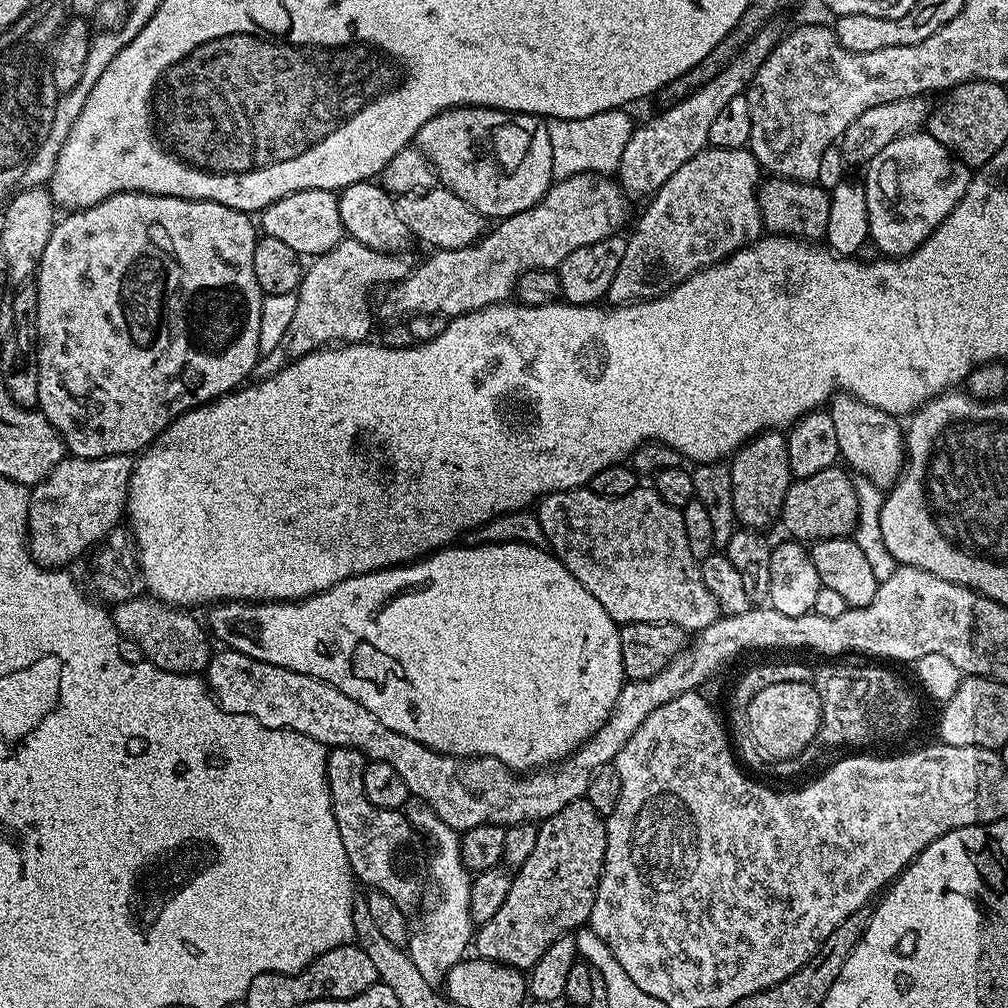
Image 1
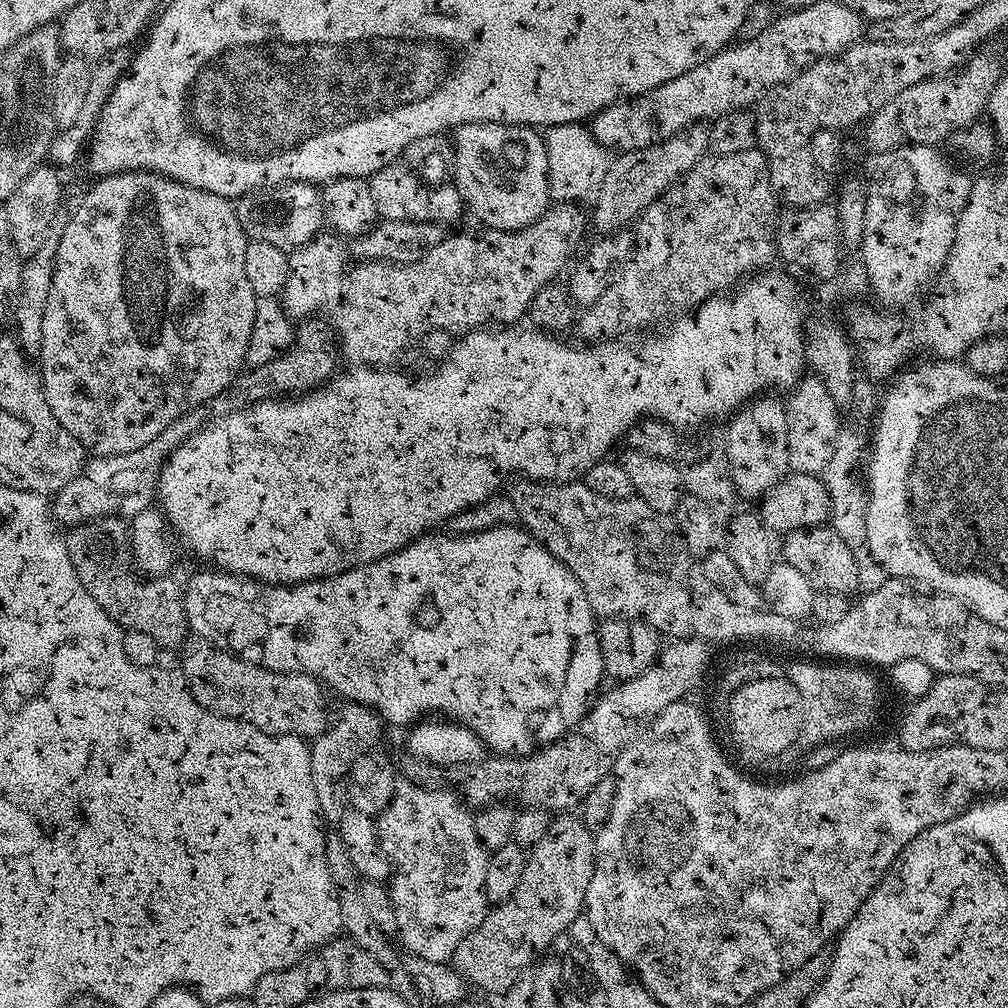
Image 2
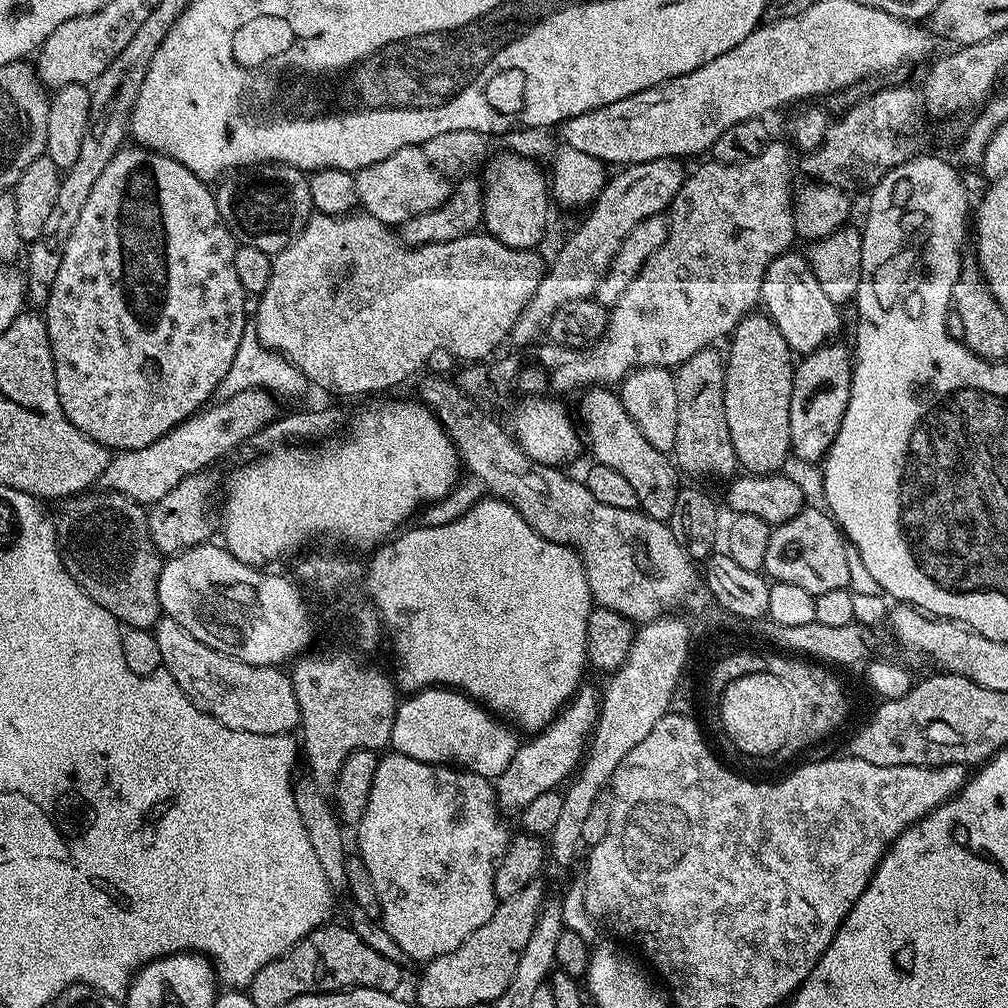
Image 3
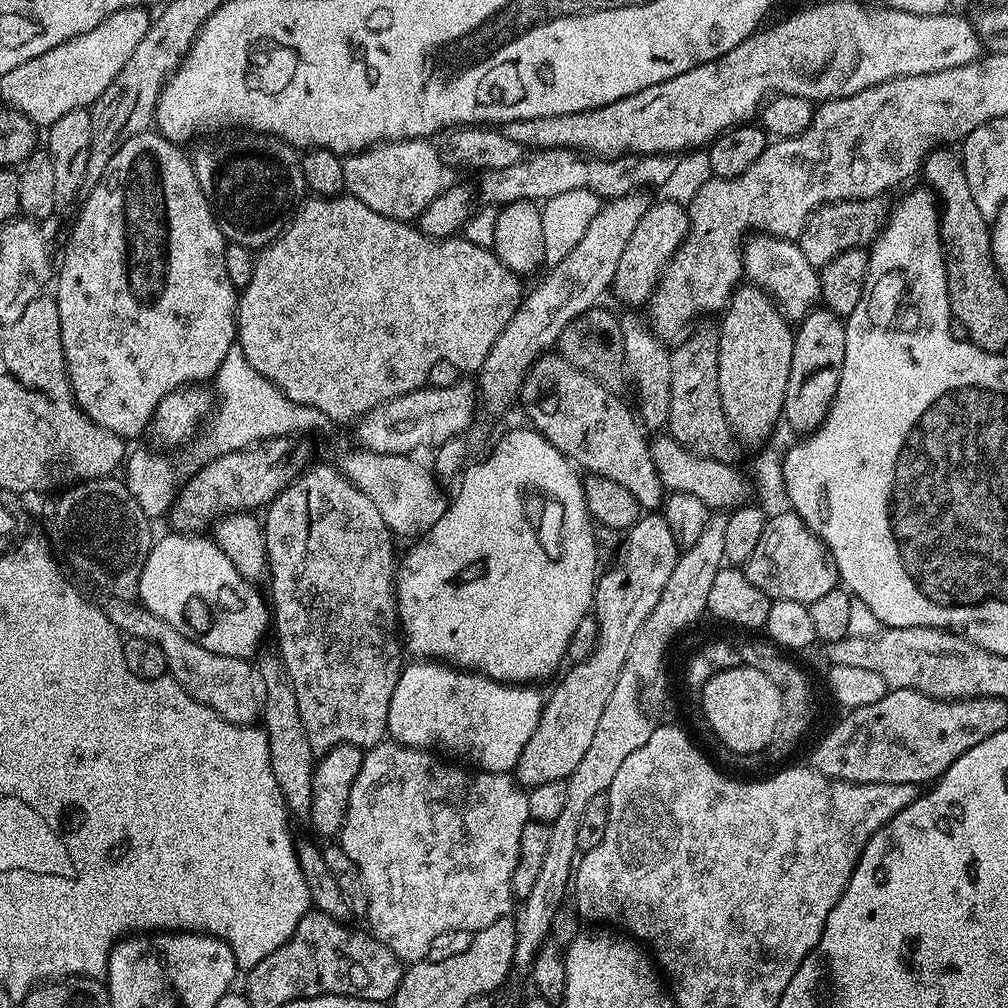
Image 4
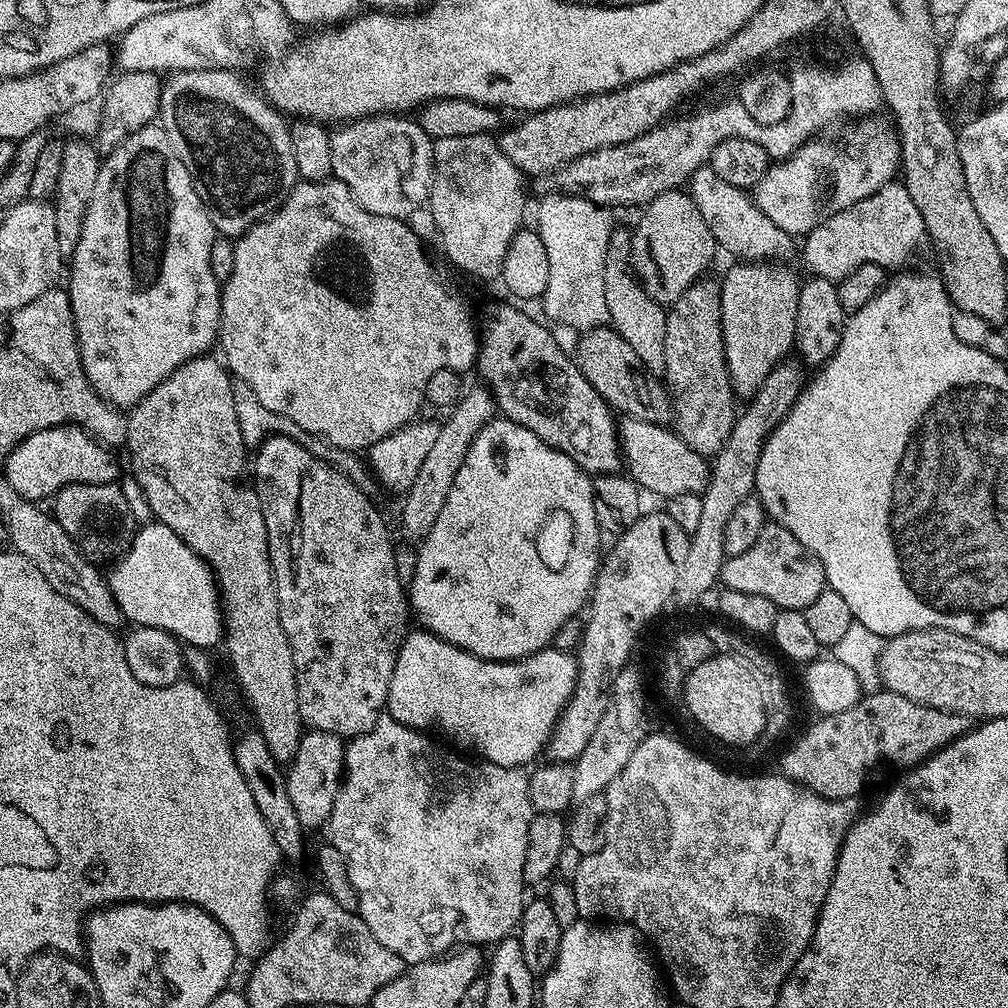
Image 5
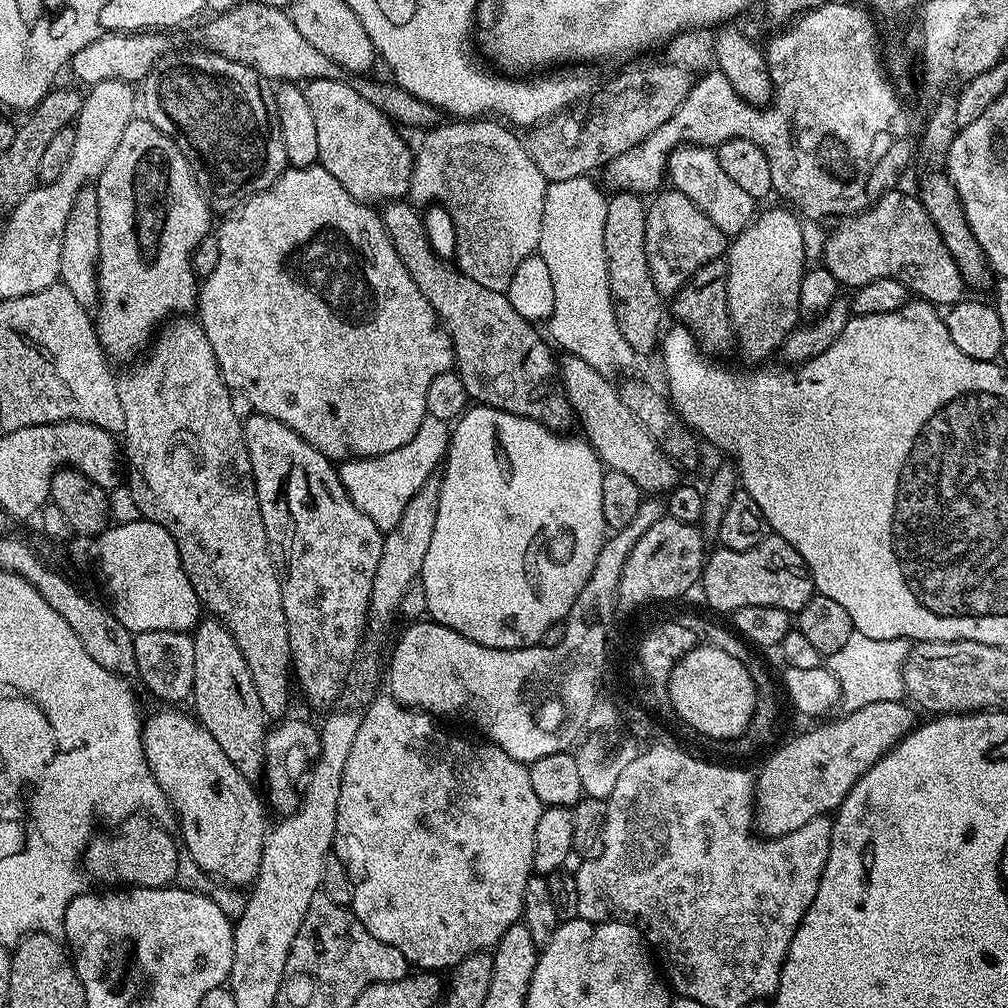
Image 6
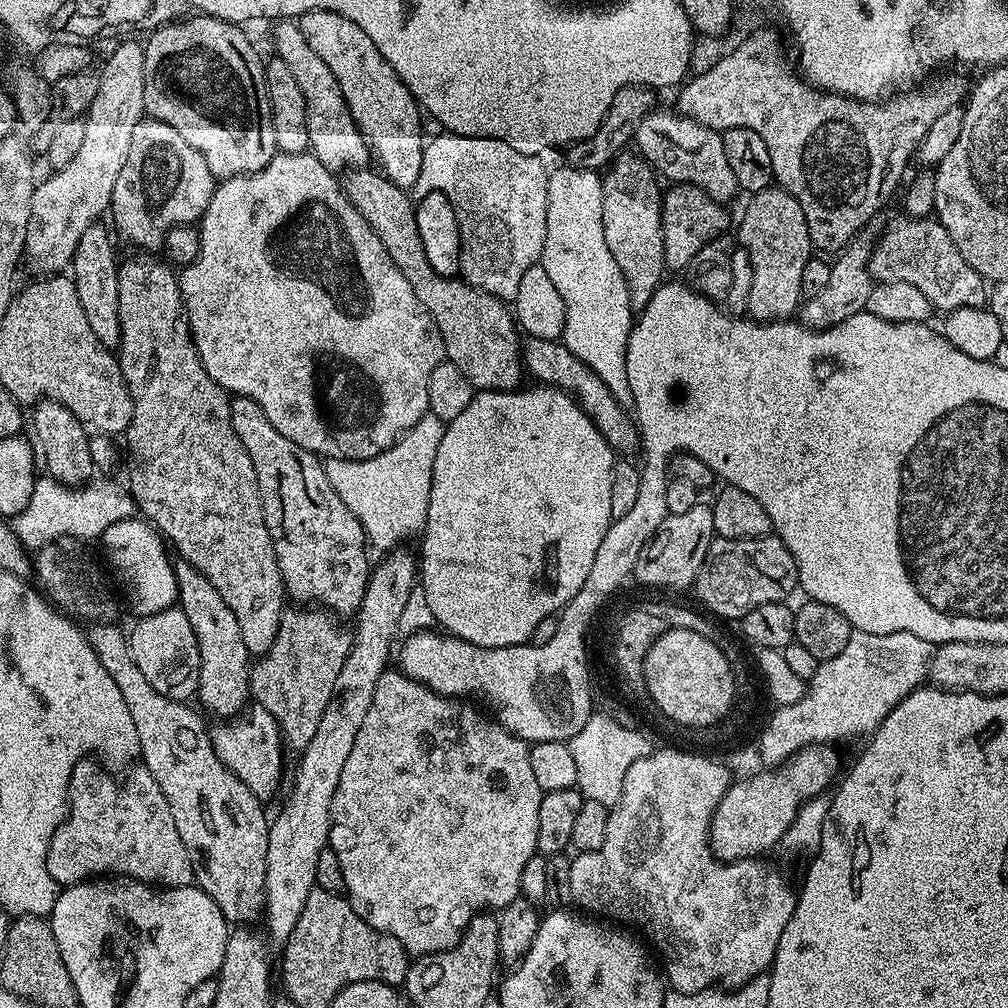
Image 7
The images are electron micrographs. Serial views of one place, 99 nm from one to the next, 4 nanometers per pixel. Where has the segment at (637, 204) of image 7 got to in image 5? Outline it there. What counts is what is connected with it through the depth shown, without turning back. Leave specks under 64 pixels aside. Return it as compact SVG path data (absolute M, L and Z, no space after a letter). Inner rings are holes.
M613 227L610 242L606 246L606 258L602 270L602 282L606 294L606 310L611 327L615 328L626 342L642 358L649 372L660 374L664 371L666 362L666 318L668 317L665 305L654 302L650 294L640 285L636 271L632 268L632 233L626 227Z

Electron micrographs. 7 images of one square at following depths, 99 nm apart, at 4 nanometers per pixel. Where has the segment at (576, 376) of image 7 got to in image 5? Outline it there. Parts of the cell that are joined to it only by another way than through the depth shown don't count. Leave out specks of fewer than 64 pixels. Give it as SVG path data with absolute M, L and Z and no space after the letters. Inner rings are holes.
M633 416L619 421L620 451L627 475L631 476L645 493L667 498L674 494L703 493L708 485L710 464L698 450L686 446L684 439L671 427L642 422Z

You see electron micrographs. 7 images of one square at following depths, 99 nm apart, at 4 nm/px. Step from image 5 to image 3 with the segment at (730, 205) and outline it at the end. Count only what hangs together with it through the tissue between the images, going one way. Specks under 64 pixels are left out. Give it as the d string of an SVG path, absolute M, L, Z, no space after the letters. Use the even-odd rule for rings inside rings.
M789 250L782 253L766 270L762 278L760 304L763 311L776 323L786 346L793 353L807 354L818 350L822 345L835 341L840 332L841 309L818 286L814 270L810 270L807 255Z

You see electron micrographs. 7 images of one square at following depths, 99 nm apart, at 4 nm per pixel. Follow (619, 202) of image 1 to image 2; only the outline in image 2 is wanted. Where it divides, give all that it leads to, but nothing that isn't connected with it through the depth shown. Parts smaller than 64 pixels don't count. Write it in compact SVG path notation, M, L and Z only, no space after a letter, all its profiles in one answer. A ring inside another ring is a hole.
M576 202L553 203L548 211L543 212L533 224L526 226L522 230L514 230L513 232L503 232L502 230L490 228L480 230L477 236L452 236L452 234L448 234L445 235L442 242L438 242L438 246L434 246L434 250L424 253L423 258L418 262L410 262L409 264L385 264L382 260L353 262L350 259L350 252L346 247L345 241L339 235L321 234L315 236L310 242L303 244L301 248L291 249L288 258L288 277L286 278L286 284L282 293L282 307L285 313L296 322L315 316L323 318L328 327L336 334L339 355L343 359L345 356L350 362L349 365L352 366L391 365L397 359L397 356L400 355L401 351L411 347L414 342L419 341L420 337L425 336L430 330L446 330L453 334L463 334L477 328L487 328L489 326L512 326L527 317L528 307L534 298L534 294L538 294L538 290L542 290L542 286L553 283L559 277L556 275L560 271L563 273L569 267L570 261L573 259L572 251L579 246L580 239L584 236L584 227L587 229L590 224L586 212L583 212L580 208L583 207Z

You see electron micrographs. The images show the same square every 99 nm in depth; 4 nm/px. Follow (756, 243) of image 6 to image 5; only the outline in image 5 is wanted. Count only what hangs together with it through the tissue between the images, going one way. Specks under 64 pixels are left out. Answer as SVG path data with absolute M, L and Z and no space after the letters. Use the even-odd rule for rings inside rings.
M736 262L720 285L720 313L726 366L733 393L751 398L796 343L801 281L780 262Z

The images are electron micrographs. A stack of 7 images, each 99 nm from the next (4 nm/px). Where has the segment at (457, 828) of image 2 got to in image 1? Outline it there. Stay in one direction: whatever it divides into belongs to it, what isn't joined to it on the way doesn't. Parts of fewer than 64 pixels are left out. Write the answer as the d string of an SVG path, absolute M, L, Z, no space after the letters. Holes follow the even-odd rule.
M416 806L413 812L407 813L408 821L412 824L417 833L420 832L428 839L428 844L432 847L432 857L428 860L428 872L426 868L426 887L422 892L422 901L418 906L418 915L411 925L408 933L408 943L406 951L414 966L418 966L422 978L430 982L433 986L440 986L445 983L451 968L461 960L465 959L467 950L474 940L474 925L470 914L470 886L472 885L473 873L468 871L468 867L462 862L460 853L460 836L453 828L446 826L442 818L438 818L429 808Z

